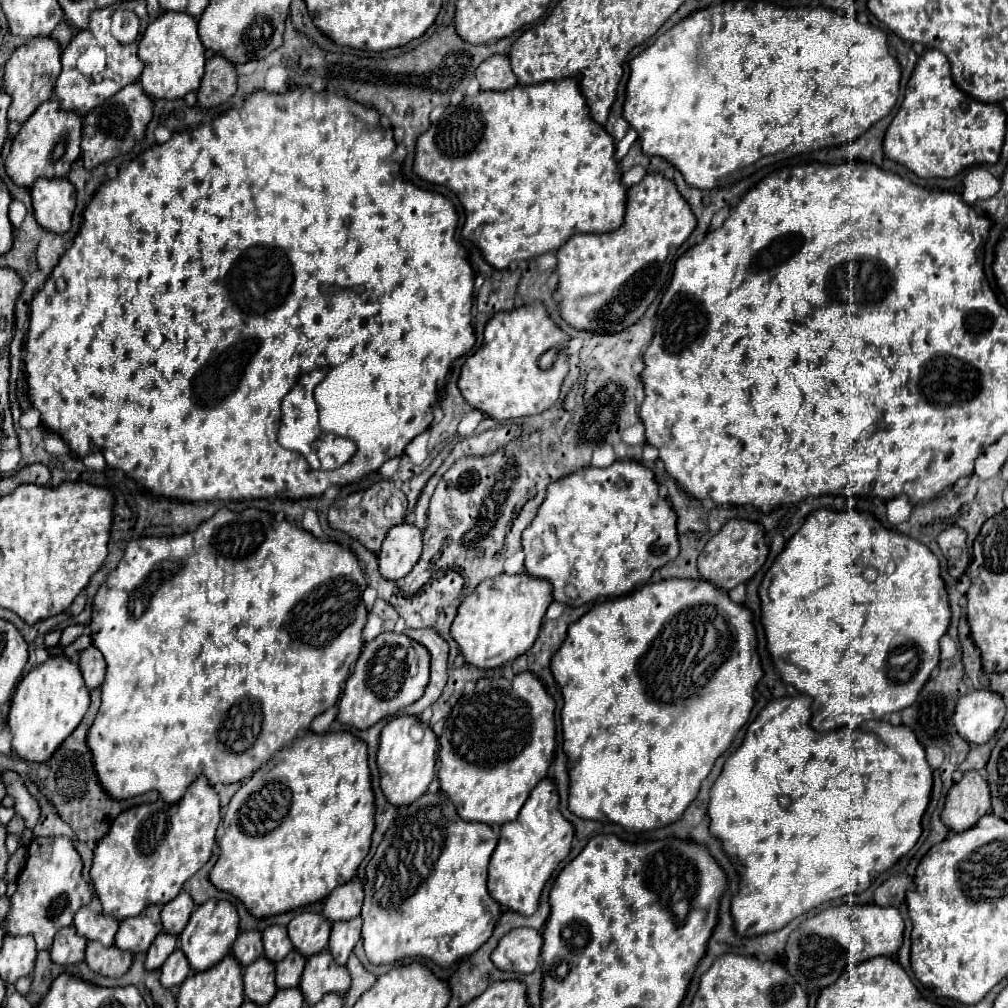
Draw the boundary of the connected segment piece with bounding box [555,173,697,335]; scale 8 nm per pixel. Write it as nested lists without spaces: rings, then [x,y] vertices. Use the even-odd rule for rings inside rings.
[[[647,173],[637,185],[627,189],[625,221],[619,229],[611,233],[577,233],[557,249],[555,273],[557,291],[561,293],[559,315],[563,317],[563,321],[569,327],[575,327],[579,331],[591,331],[597,335],[623,331],[637,323],[665,285],[675,253],[681,243],[693,233],[695,225],[697,219],[687,201],[679,195],[675,183],[659,173]]]

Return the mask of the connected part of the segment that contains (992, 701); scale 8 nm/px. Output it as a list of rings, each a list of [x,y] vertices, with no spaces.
[[[973,691],[963,695],[953,711],[953,723],[959,737],[971,745],[987,743],[1001,727],[1005,717],[1005,703],[991,691]]]

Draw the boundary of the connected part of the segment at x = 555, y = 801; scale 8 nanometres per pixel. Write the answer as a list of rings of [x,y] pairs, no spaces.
[[[543,779],[535,787],[535,791],[531,791],[529,799],[519,811],[519,817],[501,827],[499,843],[489,863],[487,889],[491,897],[511,911],[533,915],[537,911],[543,885],[547,883],[559,861],[569,855],[571,841],[573,825],[559,811],[559,795],[555,783],[551,779]]]

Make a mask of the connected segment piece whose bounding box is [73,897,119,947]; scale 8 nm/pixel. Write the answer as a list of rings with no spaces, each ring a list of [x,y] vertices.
[[[97,897],[91,899],[89,905],[81,907],[75,913],[73,921],[77,933],[89,941],[99,941],[103,947],[113,945],[113,937],[117,933],[119,921],[101,913],[101,901]]]

